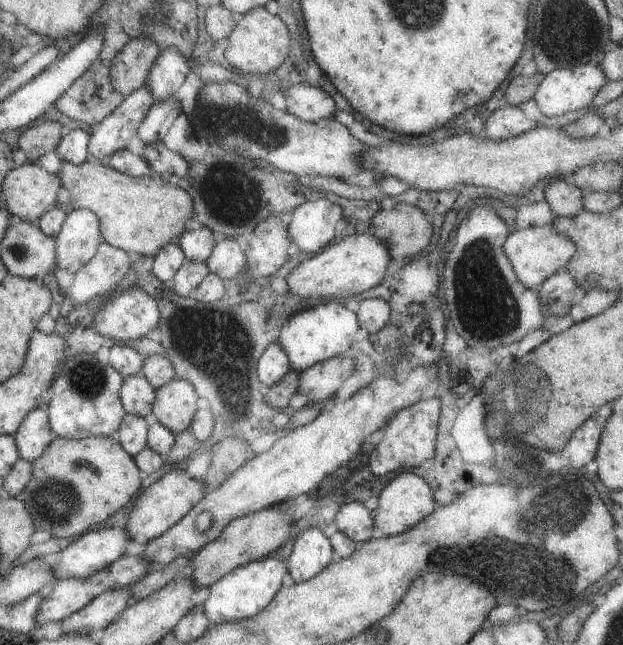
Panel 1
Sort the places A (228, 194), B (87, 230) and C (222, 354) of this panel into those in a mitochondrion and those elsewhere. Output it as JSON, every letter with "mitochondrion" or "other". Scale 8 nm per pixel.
{"A":"mitochondrion","B":"other","C":"mitochondrion"}

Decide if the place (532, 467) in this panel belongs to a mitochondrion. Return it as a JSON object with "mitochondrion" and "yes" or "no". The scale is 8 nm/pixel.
{"mitochondrion":"yes"}

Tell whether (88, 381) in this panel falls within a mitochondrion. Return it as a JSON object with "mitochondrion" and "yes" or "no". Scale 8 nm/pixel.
{"mitochondrion":"yes"}

